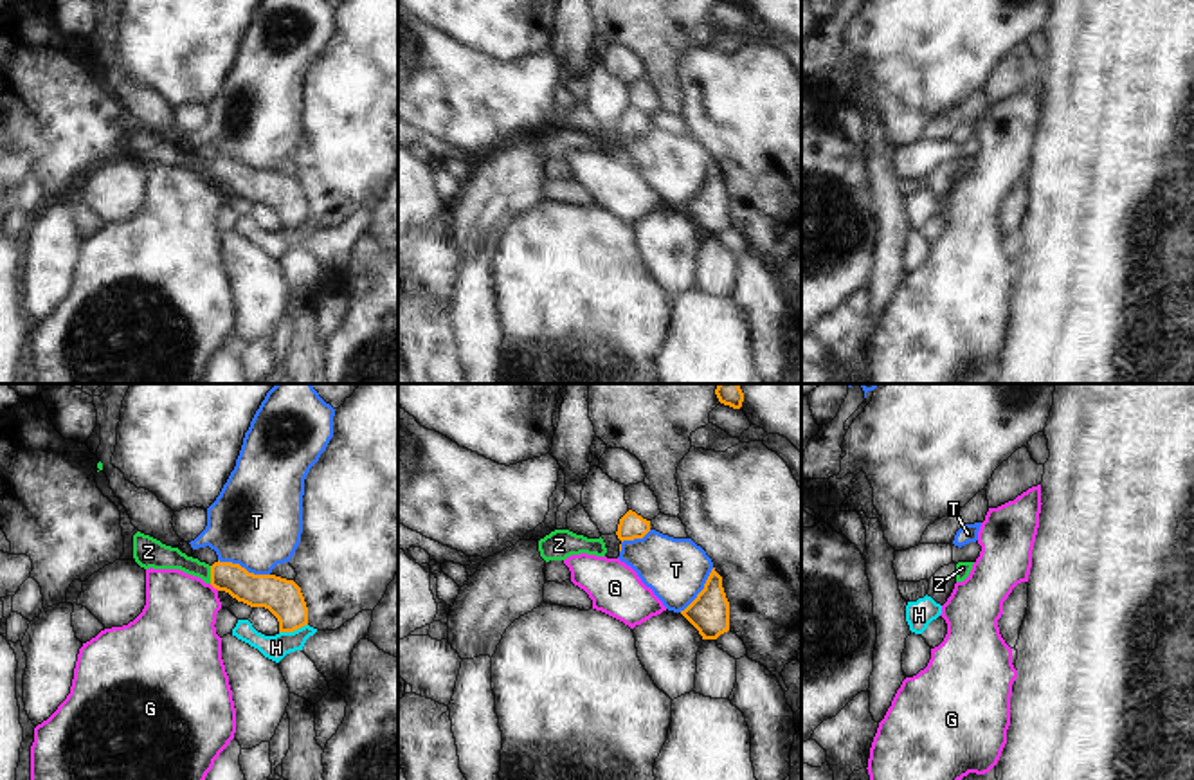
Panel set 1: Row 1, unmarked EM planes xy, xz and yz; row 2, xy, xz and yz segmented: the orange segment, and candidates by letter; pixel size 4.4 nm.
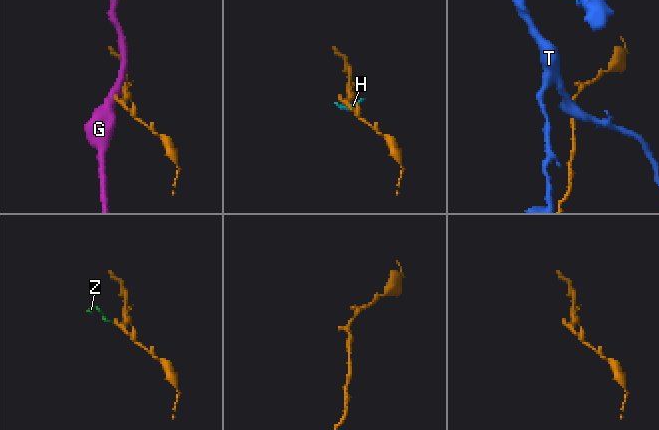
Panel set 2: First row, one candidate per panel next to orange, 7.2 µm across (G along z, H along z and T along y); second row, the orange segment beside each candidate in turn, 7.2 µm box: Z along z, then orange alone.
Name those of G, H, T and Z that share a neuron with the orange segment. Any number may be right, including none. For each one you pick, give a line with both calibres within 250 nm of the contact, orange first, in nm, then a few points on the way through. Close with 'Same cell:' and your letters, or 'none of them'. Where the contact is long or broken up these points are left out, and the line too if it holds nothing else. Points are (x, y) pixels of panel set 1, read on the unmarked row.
Z: Thickness 140 nm (orange) against 120 nm. Path across: xy (254, 186), (229, 173), (211, 172), (159, 152)
Same cell: Z

